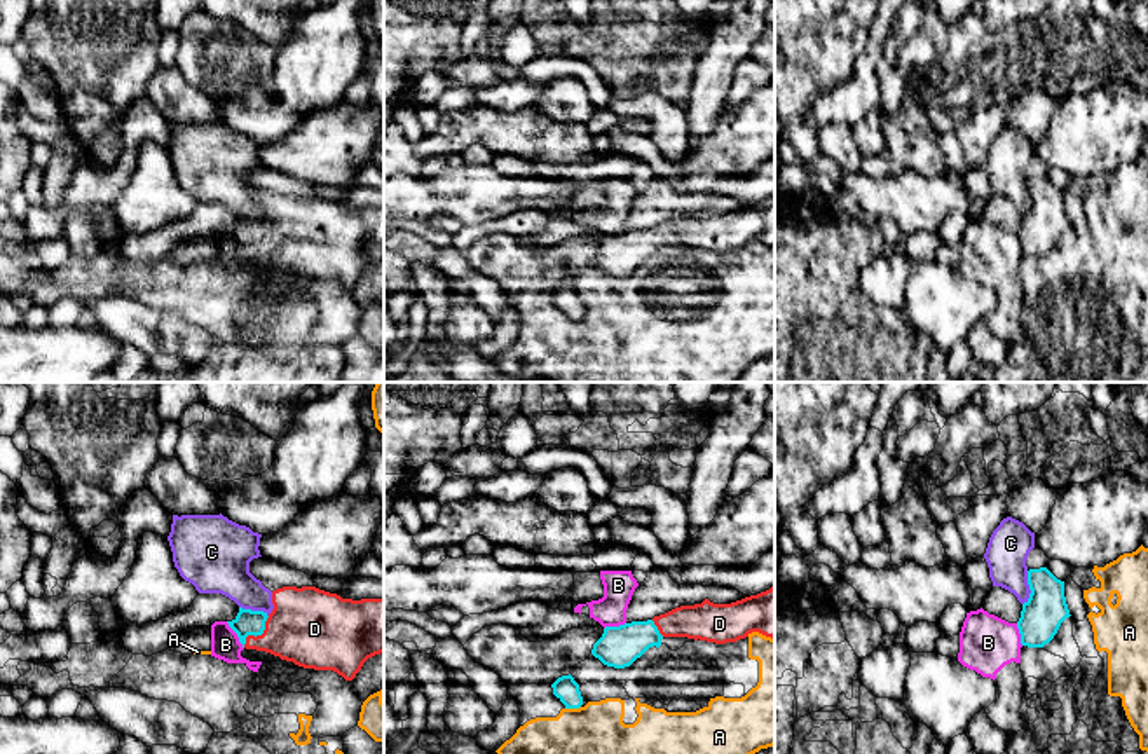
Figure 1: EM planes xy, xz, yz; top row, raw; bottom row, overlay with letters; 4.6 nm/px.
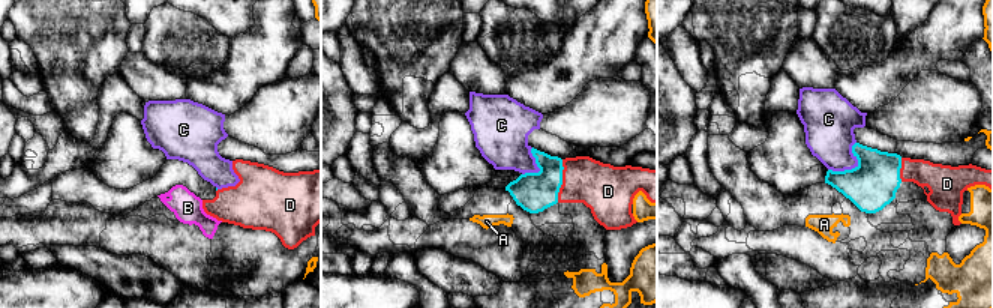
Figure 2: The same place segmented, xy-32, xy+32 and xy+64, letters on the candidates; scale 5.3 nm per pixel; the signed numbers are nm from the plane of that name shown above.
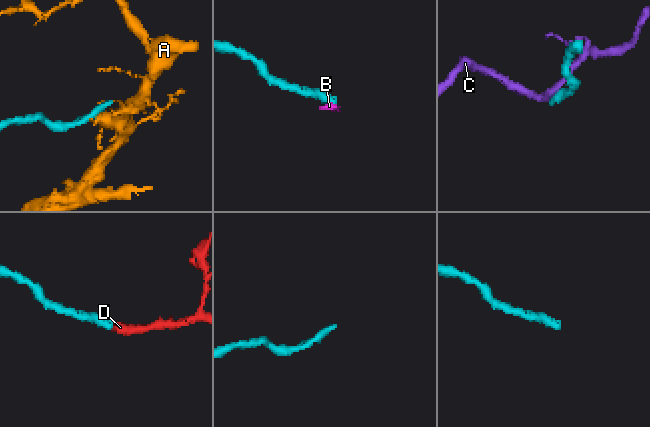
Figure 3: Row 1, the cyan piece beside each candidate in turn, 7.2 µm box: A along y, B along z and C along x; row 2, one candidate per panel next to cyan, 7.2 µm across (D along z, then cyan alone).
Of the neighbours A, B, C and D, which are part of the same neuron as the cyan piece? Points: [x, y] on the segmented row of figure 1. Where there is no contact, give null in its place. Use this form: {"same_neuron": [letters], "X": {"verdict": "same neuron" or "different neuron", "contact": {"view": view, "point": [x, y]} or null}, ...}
{"same_neuron": ["D"], "A": {"verdict": "different neuron", "contact": {"view": "xz", "point": [573, 707]}}, "B": {"verdict": "different neuron", "contact": {"view": "xy", "point": [238, 636]}}, "C": {"verdict": "different neuron", "contact": {"view": "yz", "point": [1030, 589]}}, "D": {"verdict": "same neuron", "contact": {"view": "xy", "point": [257, 634]}}}

